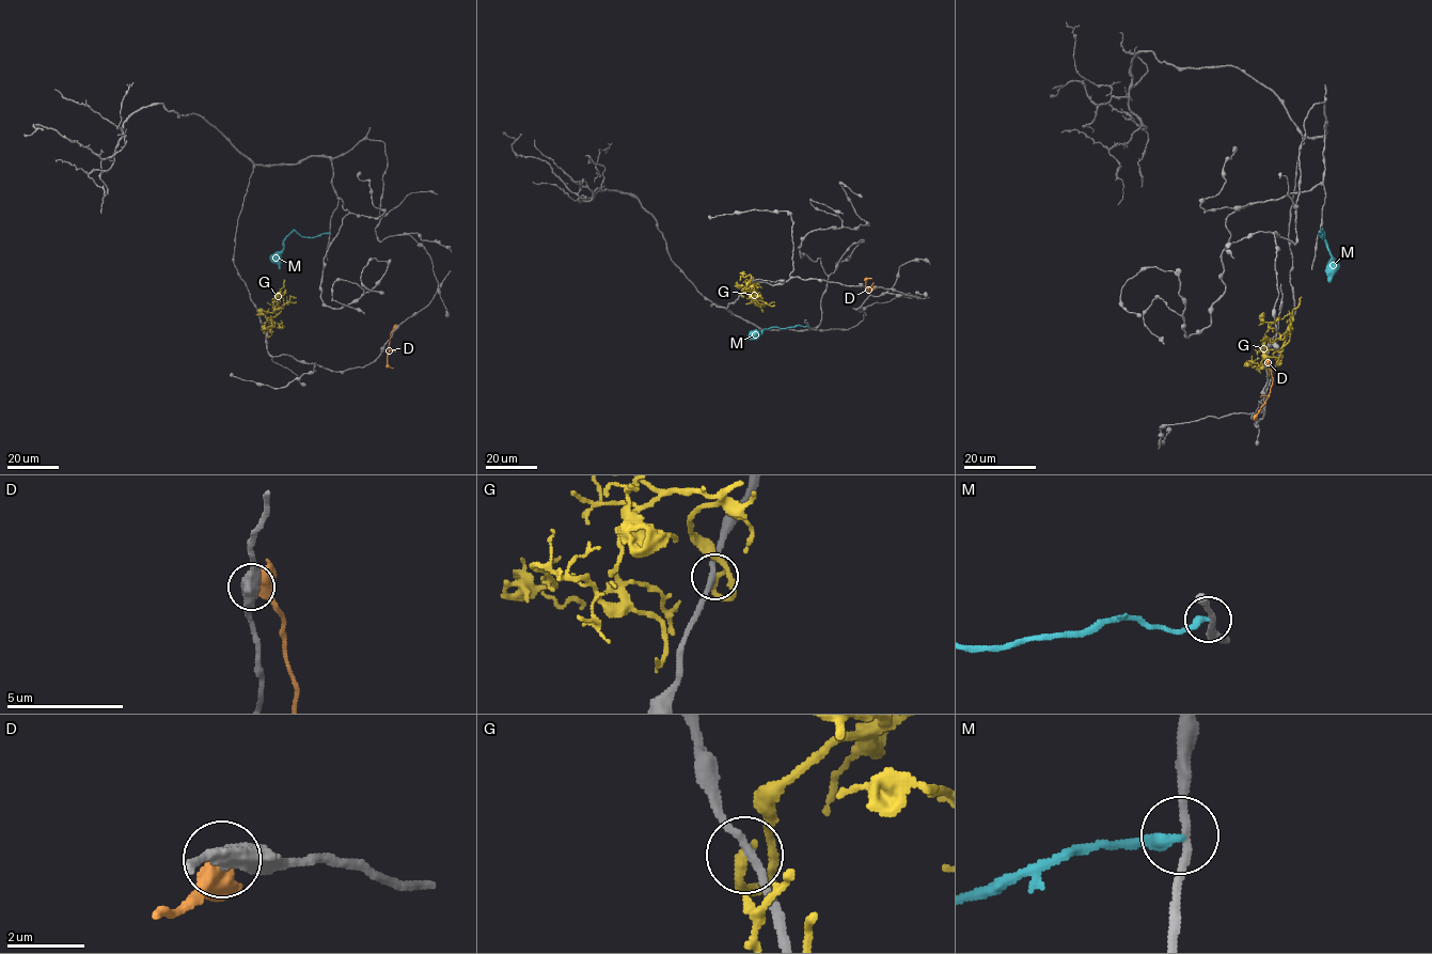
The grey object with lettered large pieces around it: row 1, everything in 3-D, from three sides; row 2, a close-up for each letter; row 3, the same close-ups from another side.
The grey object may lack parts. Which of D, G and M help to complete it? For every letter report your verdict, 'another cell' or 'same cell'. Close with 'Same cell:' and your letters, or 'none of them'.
D: another cell
G: another cell
M: another cell
Same cell: none of them

